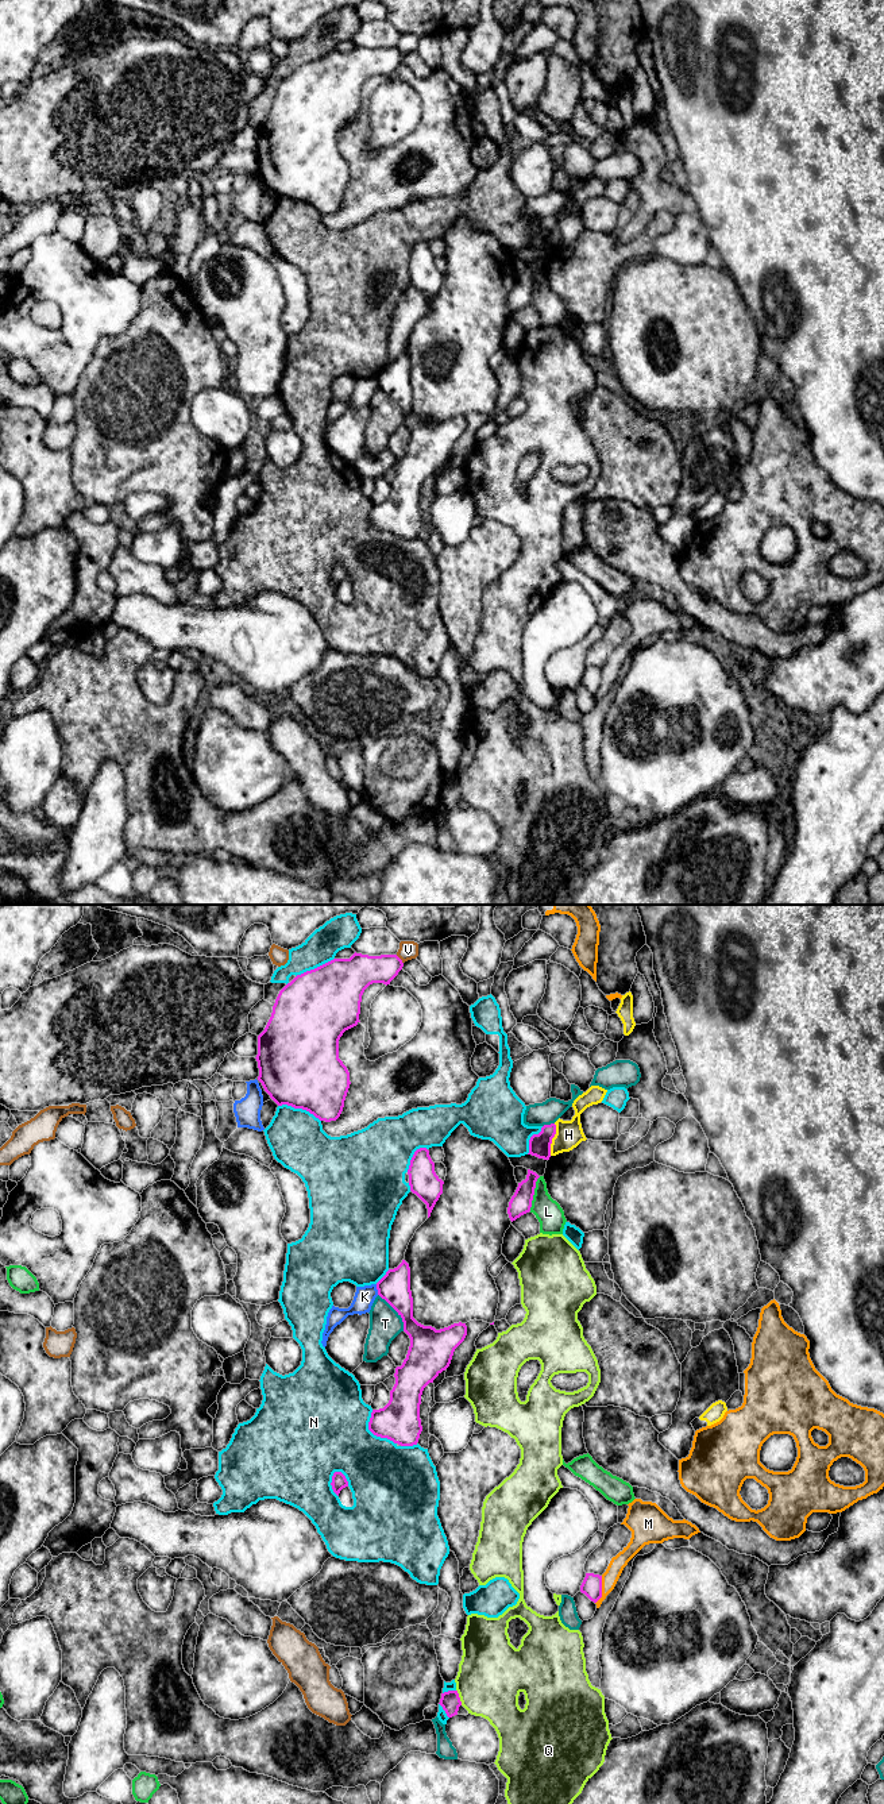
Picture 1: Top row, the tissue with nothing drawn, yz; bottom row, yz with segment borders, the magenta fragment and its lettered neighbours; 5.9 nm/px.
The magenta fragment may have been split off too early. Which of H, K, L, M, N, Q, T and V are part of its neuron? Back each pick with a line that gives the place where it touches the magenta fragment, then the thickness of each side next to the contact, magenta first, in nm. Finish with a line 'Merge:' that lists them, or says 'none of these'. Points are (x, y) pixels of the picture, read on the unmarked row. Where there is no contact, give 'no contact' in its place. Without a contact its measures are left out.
Merge: none of these

